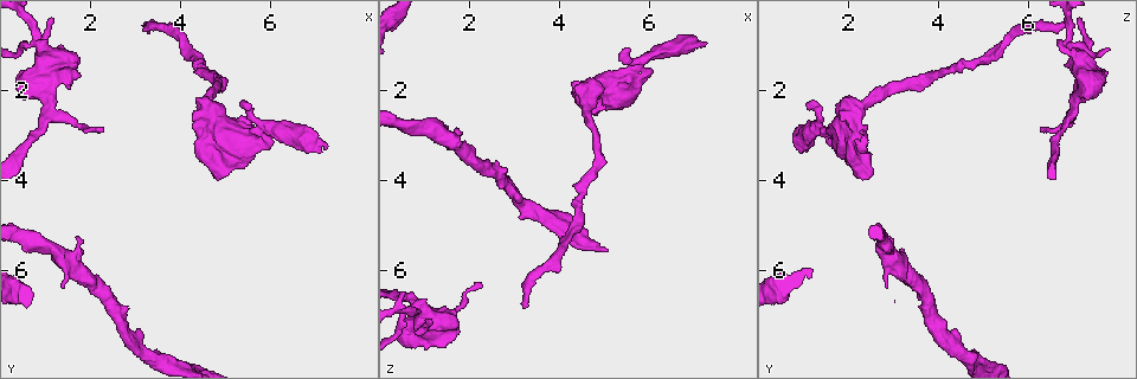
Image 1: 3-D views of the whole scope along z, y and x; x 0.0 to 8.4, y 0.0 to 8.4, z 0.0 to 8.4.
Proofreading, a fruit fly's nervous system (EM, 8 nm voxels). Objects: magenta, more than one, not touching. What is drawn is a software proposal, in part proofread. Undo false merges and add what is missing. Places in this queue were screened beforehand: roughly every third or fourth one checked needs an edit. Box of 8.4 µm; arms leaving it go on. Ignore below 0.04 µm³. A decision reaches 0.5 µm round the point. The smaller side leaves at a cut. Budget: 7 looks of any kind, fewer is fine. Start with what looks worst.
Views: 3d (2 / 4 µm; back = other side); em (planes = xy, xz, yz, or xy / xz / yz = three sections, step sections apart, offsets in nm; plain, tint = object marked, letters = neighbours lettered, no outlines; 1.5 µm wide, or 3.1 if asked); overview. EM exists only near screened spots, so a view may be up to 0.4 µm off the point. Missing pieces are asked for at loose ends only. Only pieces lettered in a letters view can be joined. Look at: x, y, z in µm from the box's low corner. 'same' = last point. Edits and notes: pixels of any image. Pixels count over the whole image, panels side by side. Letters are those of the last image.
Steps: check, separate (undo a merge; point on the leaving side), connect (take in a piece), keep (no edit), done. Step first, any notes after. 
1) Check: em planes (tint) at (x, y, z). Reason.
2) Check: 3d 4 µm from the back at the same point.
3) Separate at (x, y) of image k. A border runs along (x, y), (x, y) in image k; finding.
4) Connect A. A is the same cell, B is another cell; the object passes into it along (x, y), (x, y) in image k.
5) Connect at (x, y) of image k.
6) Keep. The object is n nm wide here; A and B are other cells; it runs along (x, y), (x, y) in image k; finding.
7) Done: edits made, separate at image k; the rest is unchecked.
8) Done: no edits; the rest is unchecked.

Check: em yz step 4 (letters) at (3.20, 0.60, 6.80). An open end.

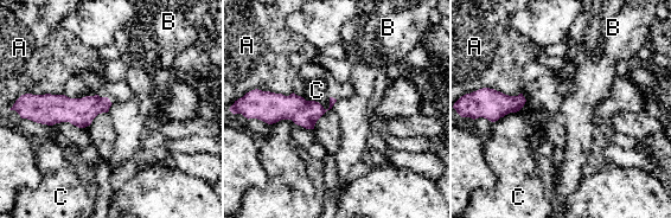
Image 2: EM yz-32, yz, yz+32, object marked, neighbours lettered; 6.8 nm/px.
Check: em planes (letters) at the same point.

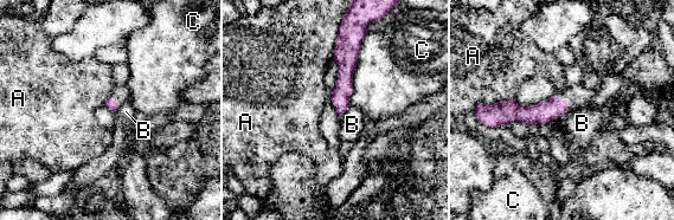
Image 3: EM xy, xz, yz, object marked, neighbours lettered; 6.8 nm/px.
Keep. A, B and C are other cells; it runs along (492, 107), (515, 112), (564, 109) in image 3; none of them fits.

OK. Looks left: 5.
Check: 3d 4 µm at (1.75, 5.25, 2.85). Thin end.

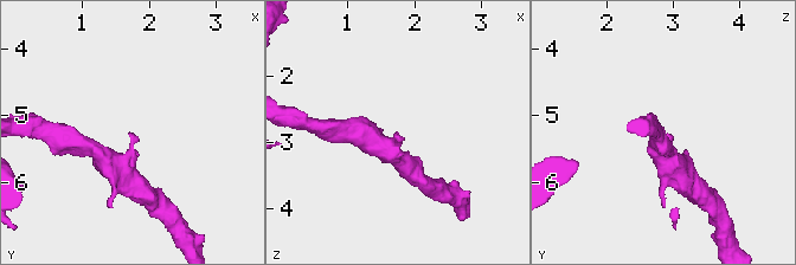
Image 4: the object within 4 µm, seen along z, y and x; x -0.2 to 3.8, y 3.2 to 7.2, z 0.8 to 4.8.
Check: em yz step 4 (letters) at (1.70, 5.30, 2.90).

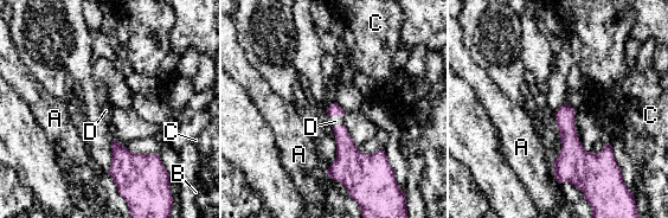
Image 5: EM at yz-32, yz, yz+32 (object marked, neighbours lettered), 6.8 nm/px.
Check: em planes (letters) at the same point.

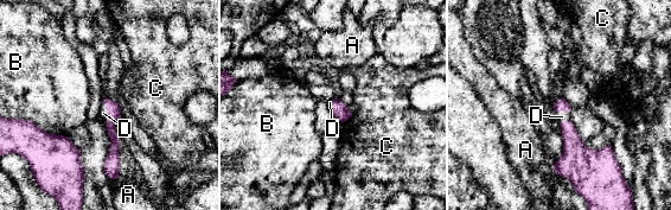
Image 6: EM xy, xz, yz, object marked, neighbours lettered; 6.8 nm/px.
Connect D. The object is 90 nm wide here; D is the same cell, A, B and C are other cells; it goes on there.

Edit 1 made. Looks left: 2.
Check: 3d 2 µm from the back at (0.85, 0.95, 6.80). Three-way junction.

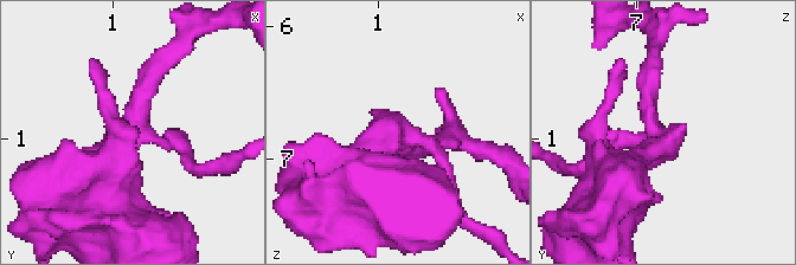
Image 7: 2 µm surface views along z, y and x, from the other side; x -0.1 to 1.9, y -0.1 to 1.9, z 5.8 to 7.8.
Check: em planes (letters) at (0.80, 0.94, 6.84). Need the tissue.

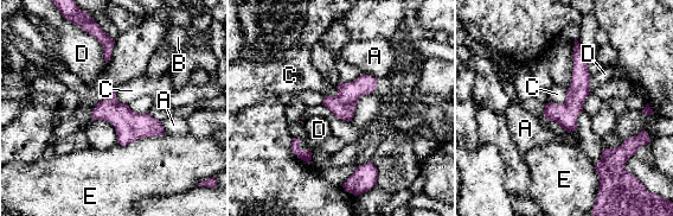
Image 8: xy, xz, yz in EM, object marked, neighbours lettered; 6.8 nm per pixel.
Keep. The object is 160 nm wide here; A, B, C, D and E are other cells; it runs along (577, 48), (579, 89), (569, 128) in image 8; all the same neuron.

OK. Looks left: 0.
Done: edits made, connect at image 6; the rest is unchecked.

